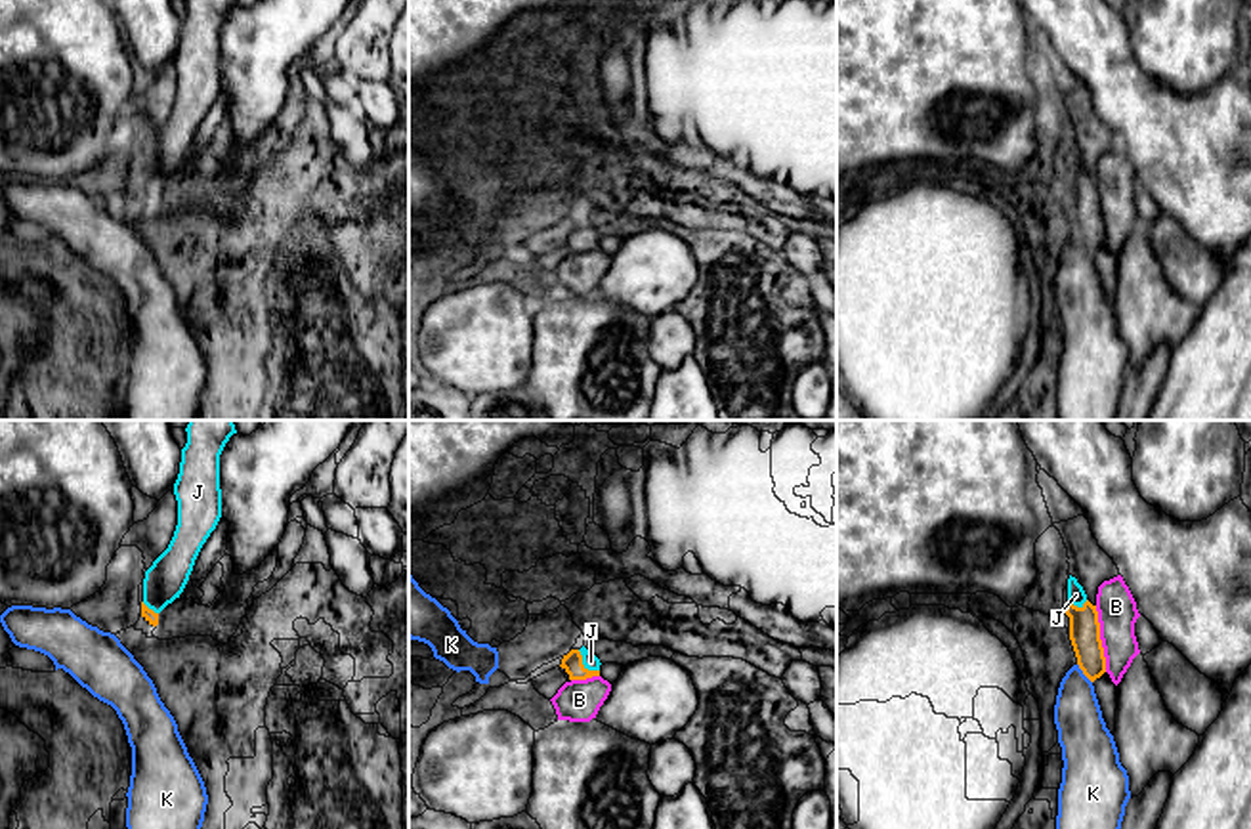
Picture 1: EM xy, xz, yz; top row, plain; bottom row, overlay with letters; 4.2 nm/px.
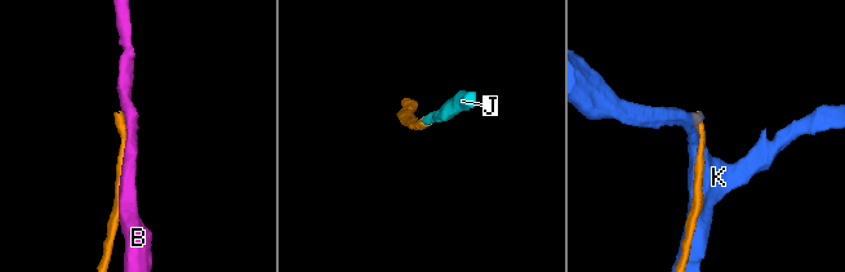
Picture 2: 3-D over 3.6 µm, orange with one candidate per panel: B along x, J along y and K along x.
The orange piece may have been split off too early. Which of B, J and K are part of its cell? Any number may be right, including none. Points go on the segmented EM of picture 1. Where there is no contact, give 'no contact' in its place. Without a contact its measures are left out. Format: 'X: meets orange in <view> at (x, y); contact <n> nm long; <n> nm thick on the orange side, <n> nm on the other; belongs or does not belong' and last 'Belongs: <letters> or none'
B: meets orange in yz at (1099, 638); contact 280 nm long; 130 nm thick on the orange side, 160 nm on the other; does not belong
J: meets orange in xz at (583, 665); contact 130 nm long; 80 nm thick on the orange side, 70 nm on the other; belongs
K: meets orange in yz at (1083, 673); contact 110 nm long; 130 nm thick on the orange side, 200 nm on the other; does not belong
Belongs: J

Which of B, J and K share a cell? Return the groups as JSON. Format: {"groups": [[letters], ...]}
{"groups": [["B"], ["J"], ["K"]]}

